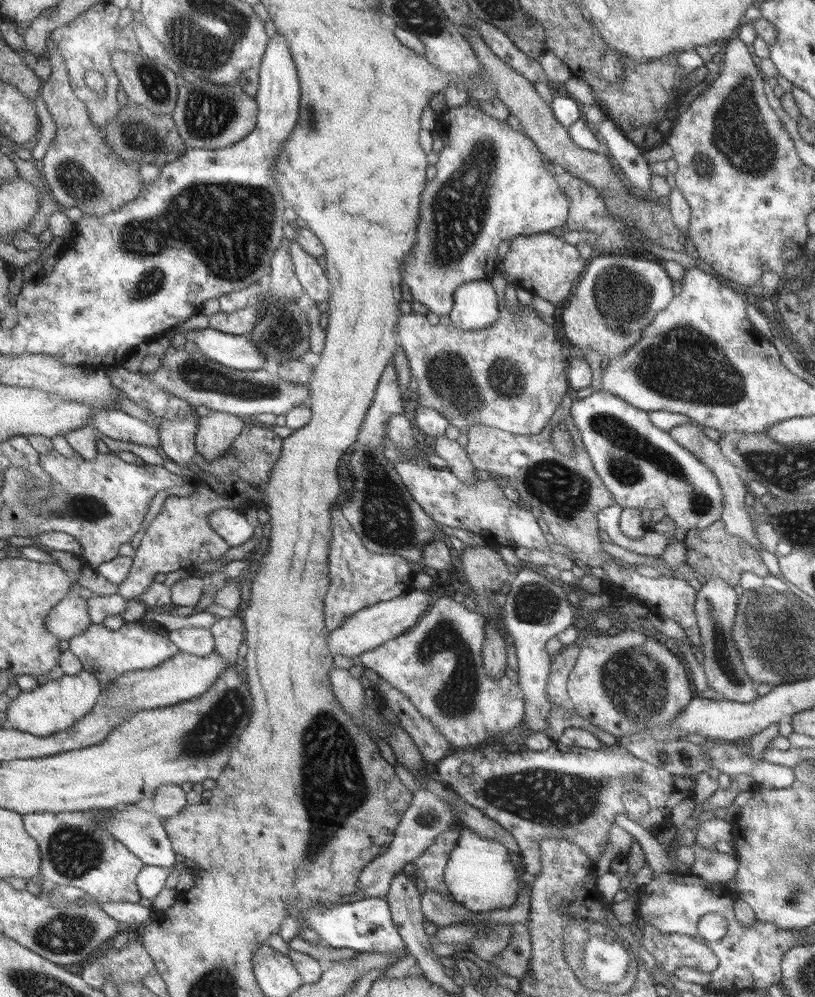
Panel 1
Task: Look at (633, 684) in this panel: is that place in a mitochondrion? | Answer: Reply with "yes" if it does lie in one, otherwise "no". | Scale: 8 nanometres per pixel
yes

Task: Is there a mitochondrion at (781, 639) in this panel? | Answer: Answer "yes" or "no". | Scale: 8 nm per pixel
yes

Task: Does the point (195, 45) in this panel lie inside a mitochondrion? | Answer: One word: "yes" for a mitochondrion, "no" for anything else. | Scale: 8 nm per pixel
yes

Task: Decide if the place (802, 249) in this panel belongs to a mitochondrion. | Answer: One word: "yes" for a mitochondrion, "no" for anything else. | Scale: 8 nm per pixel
no

